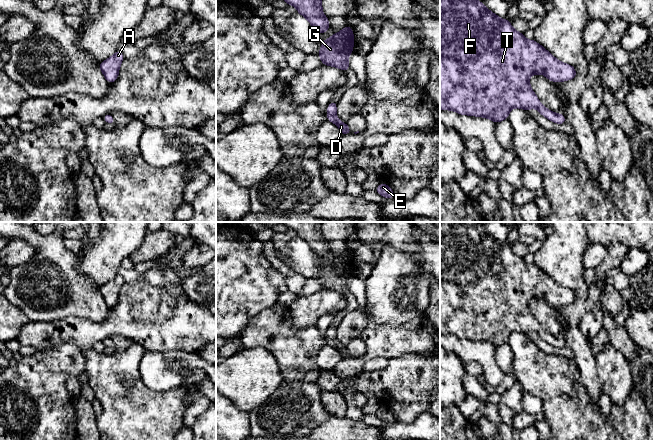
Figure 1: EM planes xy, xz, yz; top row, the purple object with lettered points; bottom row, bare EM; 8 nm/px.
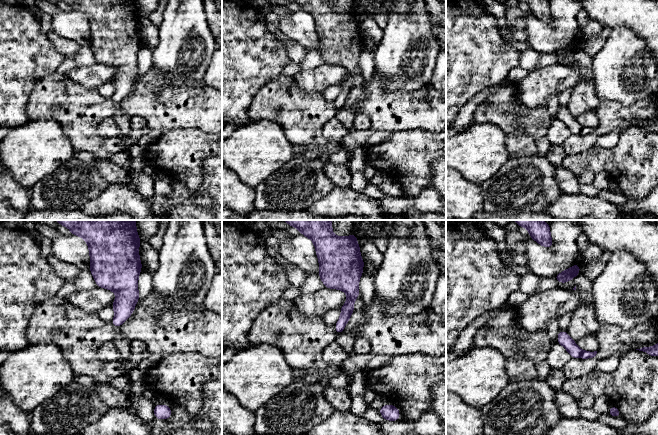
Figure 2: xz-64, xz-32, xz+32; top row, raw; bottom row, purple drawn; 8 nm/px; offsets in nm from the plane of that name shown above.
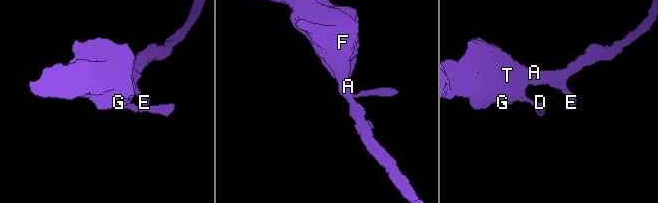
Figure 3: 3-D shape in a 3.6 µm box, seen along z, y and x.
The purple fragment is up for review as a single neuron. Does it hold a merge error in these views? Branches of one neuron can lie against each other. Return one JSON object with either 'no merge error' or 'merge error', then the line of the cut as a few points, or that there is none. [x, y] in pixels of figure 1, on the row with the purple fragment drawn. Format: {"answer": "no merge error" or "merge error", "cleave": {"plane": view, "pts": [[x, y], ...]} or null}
{"answer": "no merge error", "cleave": null}

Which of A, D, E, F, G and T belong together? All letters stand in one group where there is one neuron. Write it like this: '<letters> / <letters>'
A D E F G T

